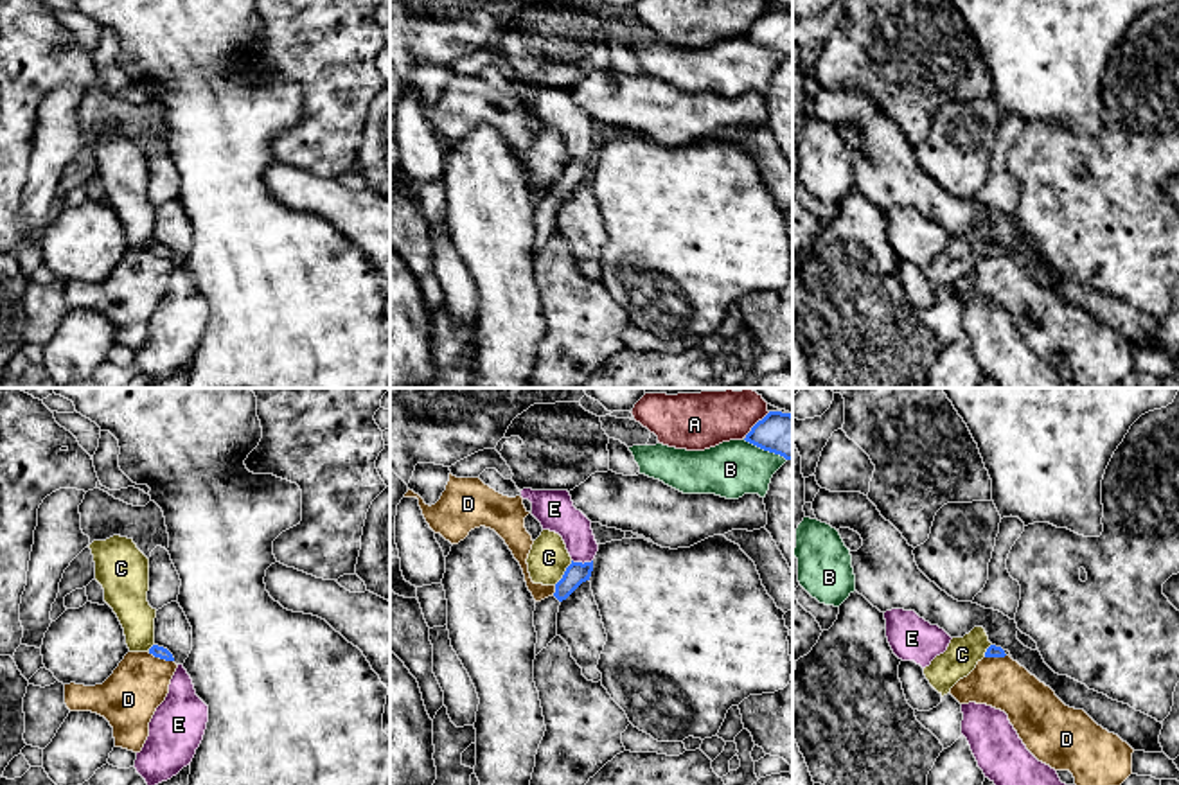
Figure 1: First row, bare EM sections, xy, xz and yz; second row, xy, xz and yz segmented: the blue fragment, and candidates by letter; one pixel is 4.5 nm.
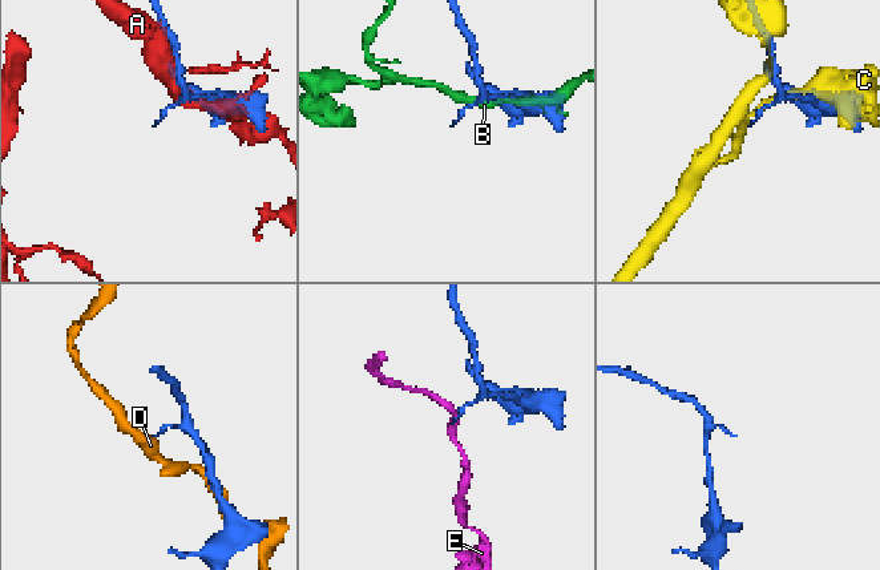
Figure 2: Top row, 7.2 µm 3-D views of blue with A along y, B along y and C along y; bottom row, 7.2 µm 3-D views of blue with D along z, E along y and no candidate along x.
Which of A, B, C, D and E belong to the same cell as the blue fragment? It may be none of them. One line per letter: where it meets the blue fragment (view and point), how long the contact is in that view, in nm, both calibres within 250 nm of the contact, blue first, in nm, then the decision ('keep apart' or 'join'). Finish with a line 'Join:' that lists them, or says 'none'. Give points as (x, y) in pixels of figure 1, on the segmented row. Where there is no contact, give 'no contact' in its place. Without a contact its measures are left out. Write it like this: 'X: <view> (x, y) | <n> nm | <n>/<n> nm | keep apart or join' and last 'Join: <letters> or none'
A: xz (755, 424) | 170 nm | 190/260 nm | keep apart
B: xz (764, 449) | 220 nm | 190/260 nm | keep apart
C: xz (565, 573) | 140 nm | 100/180 nm | keep apart
D: xy (160, 658) | 130 nm | 50/260 nm | keep apart
E: xz (581, 563) | 100 nm | 100/160 nm | keep apart
Join: none

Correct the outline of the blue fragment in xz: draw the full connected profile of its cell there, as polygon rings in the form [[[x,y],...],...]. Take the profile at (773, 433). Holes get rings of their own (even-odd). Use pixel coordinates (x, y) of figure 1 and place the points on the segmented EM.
[[[769,411],[744,438],[746,442],[793,460],[793,415]]]

